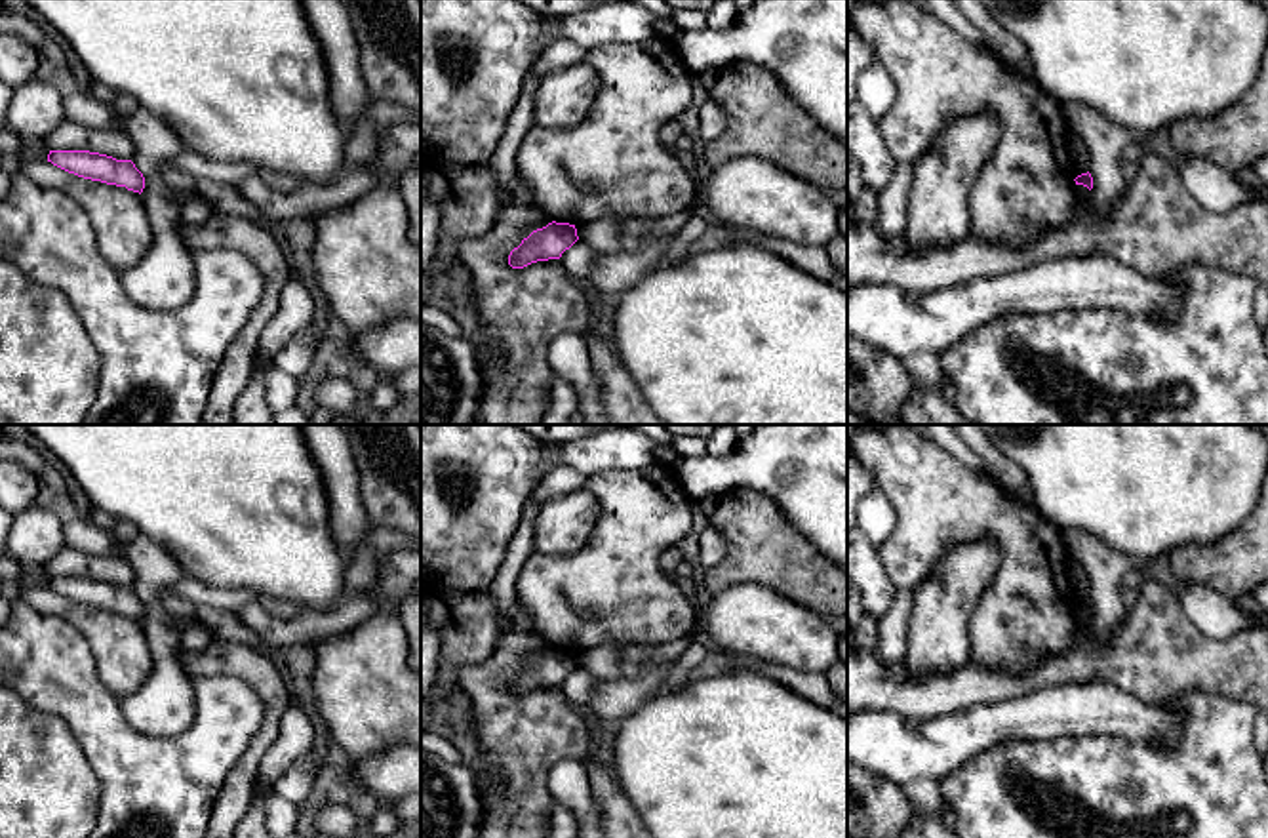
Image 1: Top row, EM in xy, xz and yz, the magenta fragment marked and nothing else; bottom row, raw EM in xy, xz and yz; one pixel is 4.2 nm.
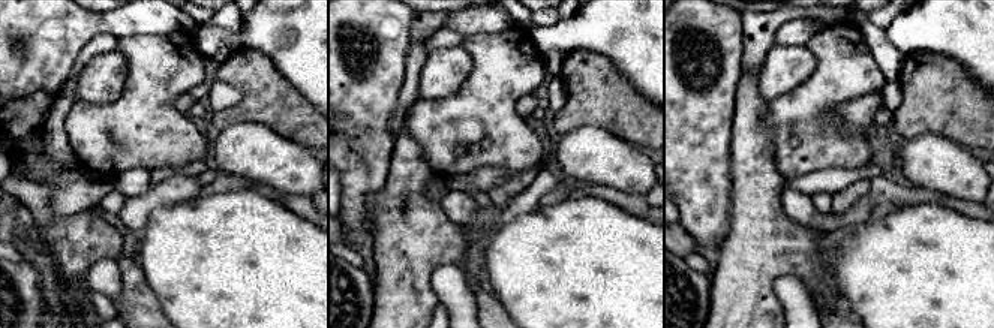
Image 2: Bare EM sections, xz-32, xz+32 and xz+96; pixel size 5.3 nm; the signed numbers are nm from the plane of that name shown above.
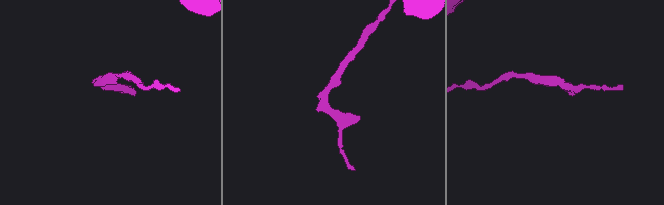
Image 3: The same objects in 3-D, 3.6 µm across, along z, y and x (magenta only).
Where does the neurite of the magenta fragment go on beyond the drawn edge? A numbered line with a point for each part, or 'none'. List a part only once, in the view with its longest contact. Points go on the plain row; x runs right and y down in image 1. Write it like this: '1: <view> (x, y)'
none

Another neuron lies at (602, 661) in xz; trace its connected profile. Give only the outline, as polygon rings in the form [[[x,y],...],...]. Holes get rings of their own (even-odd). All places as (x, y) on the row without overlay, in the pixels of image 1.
[[[602,644],[577,651],[577,663],[581,668],[588,670],[600,680],[617,680],[623,676],[623,667],[619,665],[617,649],[613,644]]]

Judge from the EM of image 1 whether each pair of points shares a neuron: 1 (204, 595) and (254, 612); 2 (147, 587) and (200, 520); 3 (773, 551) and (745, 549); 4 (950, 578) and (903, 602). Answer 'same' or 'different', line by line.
1: different
2: different
3: same
4: different

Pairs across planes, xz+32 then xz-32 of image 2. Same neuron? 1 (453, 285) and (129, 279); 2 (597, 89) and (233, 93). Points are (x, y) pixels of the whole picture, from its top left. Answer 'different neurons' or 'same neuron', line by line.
1: different neurons
2: different neurons

